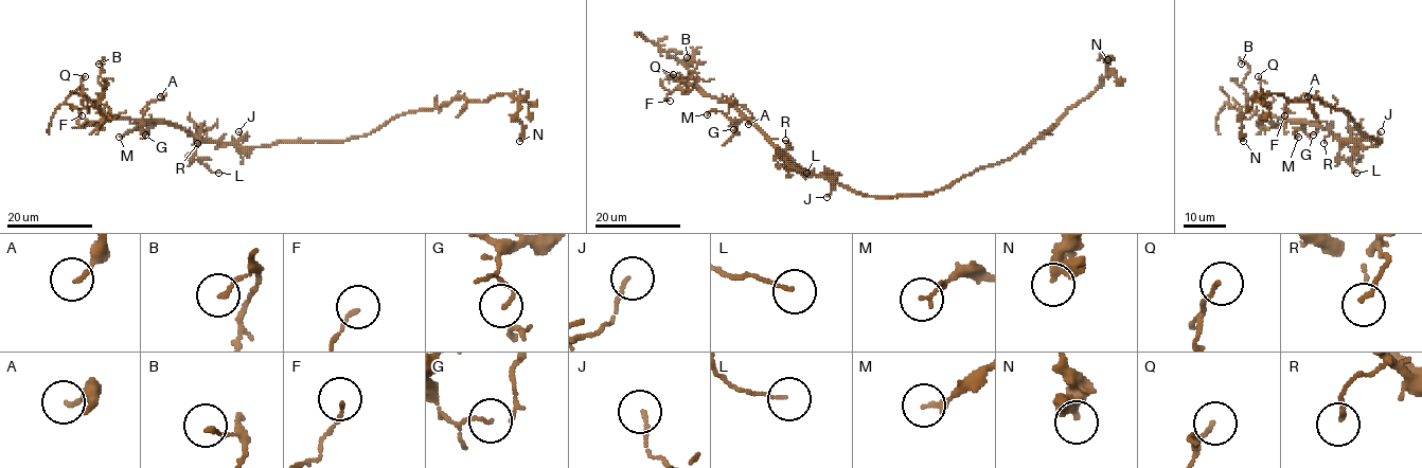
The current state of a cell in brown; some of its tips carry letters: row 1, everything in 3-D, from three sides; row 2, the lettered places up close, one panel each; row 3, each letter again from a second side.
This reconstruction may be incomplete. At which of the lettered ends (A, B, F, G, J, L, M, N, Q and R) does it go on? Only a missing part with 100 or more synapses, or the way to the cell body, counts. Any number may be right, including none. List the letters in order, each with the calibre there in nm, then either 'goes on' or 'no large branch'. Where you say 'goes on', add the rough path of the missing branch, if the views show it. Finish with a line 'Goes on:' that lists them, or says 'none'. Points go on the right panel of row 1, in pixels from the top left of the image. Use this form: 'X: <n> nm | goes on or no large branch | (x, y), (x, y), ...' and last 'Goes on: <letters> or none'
A: 140 nm | no large branch
B: 170 nm | no large branch
F: 120 nm | no large branch
G: 70 nm | no large branch
J: 130 nm | no large branch
L: 100 nm | no large branch
M: 170 nm | no large branch
N: 280 nm | no large branch
Q: 120 nm | no large branch
R: 150 nm | no large branch
Goes on: none

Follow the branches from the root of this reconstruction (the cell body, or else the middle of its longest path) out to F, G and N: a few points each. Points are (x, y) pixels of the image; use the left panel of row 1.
F: (290, 141), (262, 146), (199, 142), (164, 123), (109, 118), (102, 125), (82, 126), (82, 115)
G: (290, 141), (262, 146), (199, 142), (183, 129), (164, 123), (154, 124), (145, 134)
N: (290, 141), (365, 137), (406, 113), (439, 109), (461, 98), (486, 102), (499, 94), (518, 101), (519, 141)

